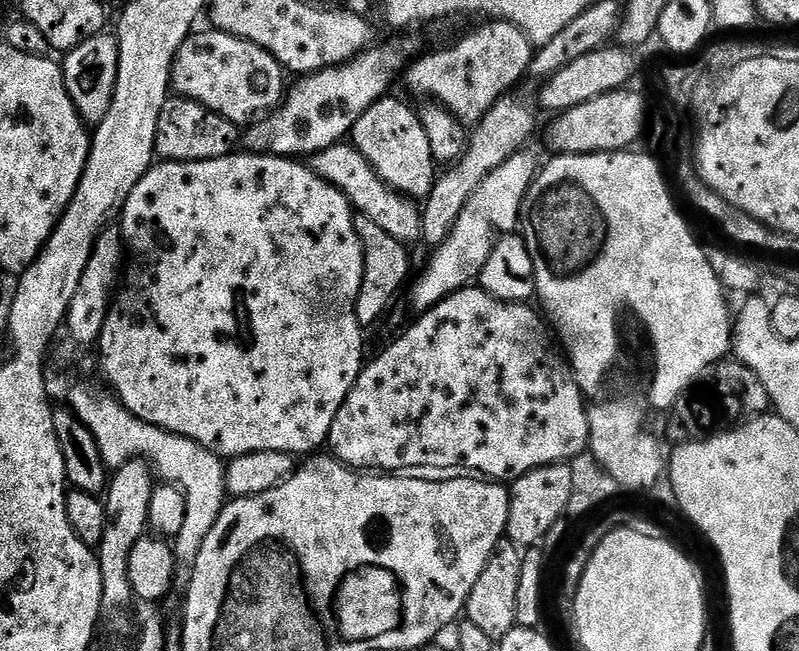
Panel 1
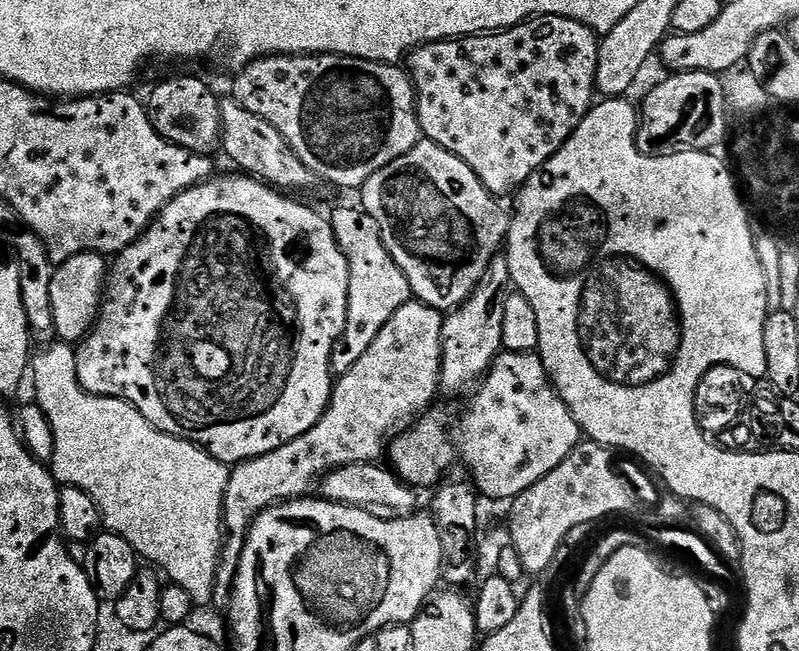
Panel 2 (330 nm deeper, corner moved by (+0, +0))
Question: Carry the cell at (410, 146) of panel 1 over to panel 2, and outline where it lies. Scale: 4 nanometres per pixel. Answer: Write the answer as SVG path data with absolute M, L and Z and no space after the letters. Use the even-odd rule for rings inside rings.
M421 138L409 152L402 154L402 158L394 158L394 162L390 162L390 166L382 166L382 170L378 170L378 174L370 174L370 178L364 183L363 188L359 189L358 196L360 196L359 203L364 211L370 214L370 218L374 218L374 222L378 222L382 242L386 246L386 250L390 250L394 262L398 262L402 274L406 274L406 282L410 282L413 297L420 303L437 308L439 312L445 314L459 308L466 302L466 298L470 298L470 294L474 294L474 290L478 286L478 282L482 282L490 262L505 247L508 238L510 216L507 211L503 212L496 205L499 204L497 197L488 192L486 186L482 186L478 174L474 174L474 170L470 170L470 166L466 166L466 162L462 162L462 158L450 154L442 146L438 146L433 140L427 138Z

